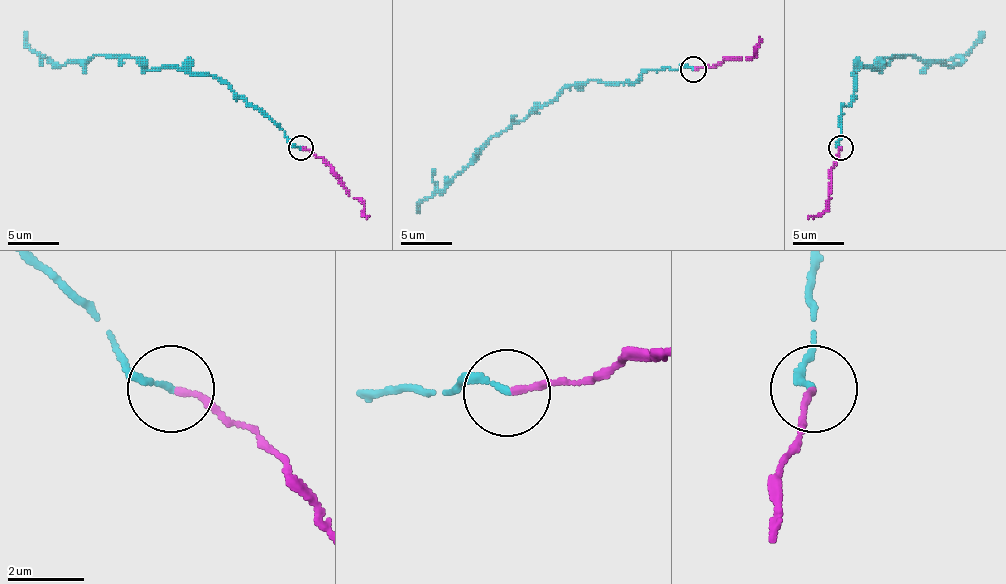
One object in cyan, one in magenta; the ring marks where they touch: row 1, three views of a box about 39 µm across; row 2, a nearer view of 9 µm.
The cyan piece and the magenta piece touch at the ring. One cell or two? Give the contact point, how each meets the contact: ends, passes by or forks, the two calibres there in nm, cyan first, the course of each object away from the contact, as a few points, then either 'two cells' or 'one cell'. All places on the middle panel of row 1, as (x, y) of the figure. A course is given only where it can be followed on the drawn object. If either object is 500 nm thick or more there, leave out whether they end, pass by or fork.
(693, 69) | cyan ends | magenta ends | 160/170 nm | cyan via (693, 70), (662, 67), (647, 70), (634, 82), (588, 80), (565, 87), (496, 133), (417, 207), (419, 213) | magenta via (695, 70), (715, 67), (723, 59), (754, 57), (759, 36) | one cell

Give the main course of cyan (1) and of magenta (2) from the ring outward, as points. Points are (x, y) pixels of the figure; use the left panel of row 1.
1: (300, 147), (211, 75), (172, 68), (149, 70), (134, 57), (103, 55), (55, 65), (24, 42), (27, 32)
2: (303, 147), (331, 167), (346, 193), (361, 203), (366, 218)

